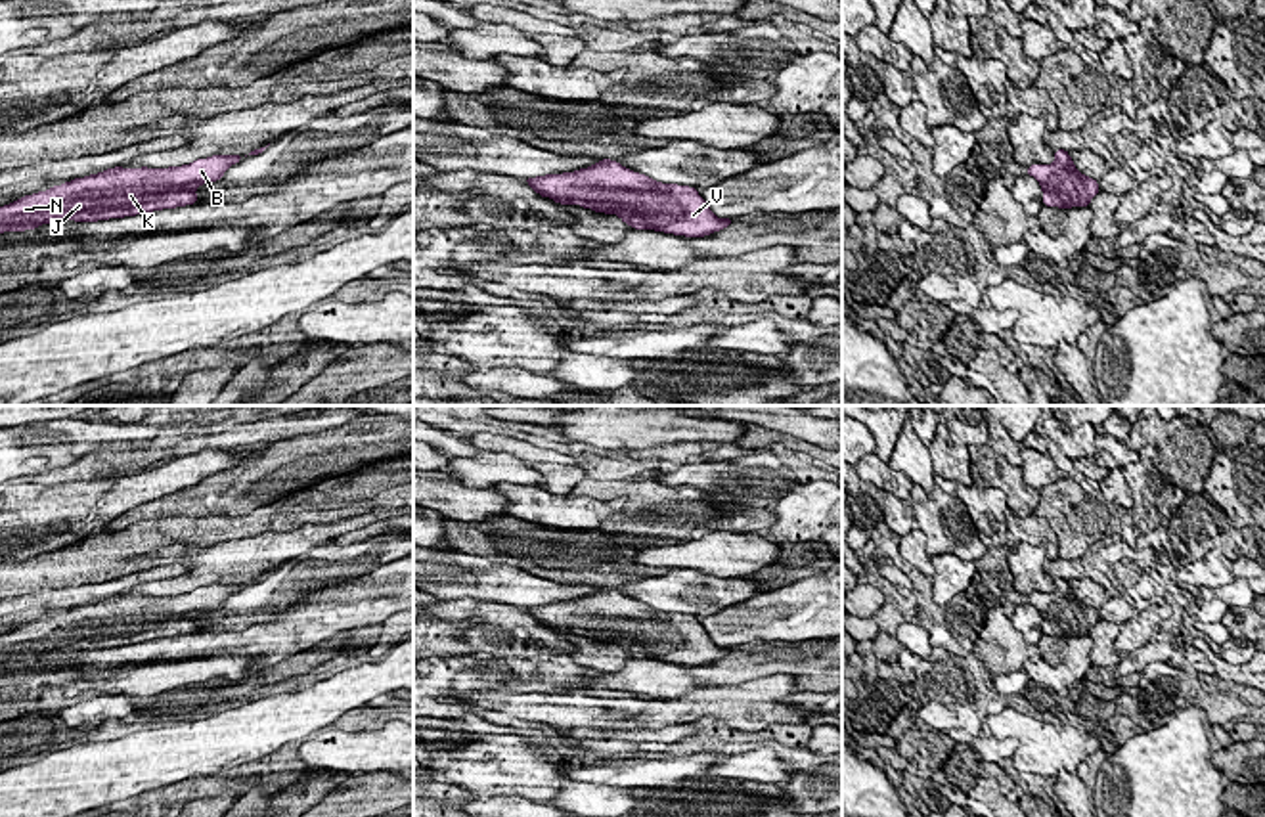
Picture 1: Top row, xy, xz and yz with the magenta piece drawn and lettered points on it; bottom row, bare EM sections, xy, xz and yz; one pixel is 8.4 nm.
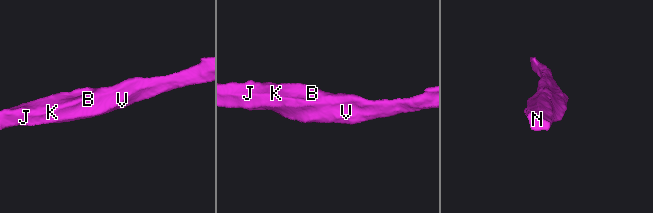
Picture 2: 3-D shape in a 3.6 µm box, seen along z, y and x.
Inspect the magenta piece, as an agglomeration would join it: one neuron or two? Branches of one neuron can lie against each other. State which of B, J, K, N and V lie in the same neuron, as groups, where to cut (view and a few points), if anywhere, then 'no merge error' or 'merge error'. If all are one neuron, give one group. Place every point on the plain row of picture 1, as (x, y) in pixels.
B J K N V | no cut | no merge error

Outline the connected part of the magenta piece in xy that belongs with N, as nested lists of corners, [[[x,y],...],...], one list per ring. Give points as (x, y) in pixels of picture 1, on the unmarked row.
[[[212,584],[168,597],[107,597],[0,635],[0,662],[75,649],[100,651],[193,633],[201,612],[216,610],[241,584]]]

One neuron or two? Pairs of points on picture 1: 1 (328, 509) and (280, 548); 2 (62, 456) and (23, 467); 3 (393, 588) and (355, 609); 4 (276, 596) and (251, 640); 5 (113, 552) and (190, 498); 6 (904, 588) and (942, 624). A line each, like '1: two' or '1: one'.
1: two
2: one
3: one
4: two
5: two
6: two

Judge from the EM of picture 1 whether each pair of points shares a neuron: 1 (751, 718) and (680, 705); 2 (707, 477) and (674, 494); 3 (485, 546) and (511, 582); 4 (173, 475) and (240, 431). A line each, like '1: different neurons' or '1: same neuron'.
1: same neuron
2: different neurons
3: different neurons
4: different neurons

